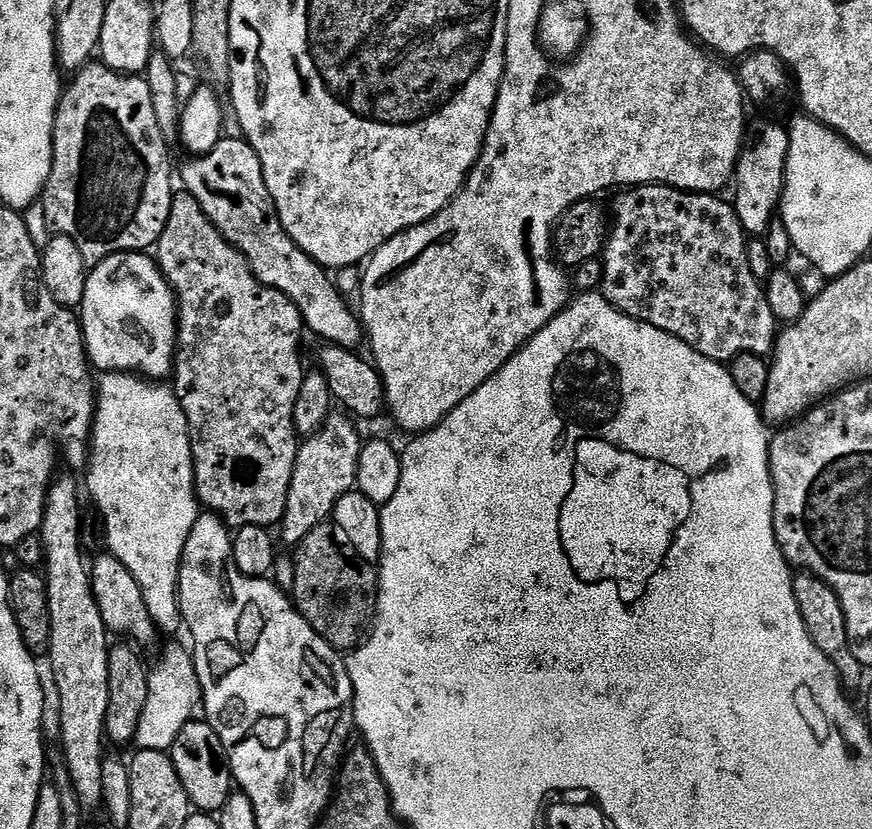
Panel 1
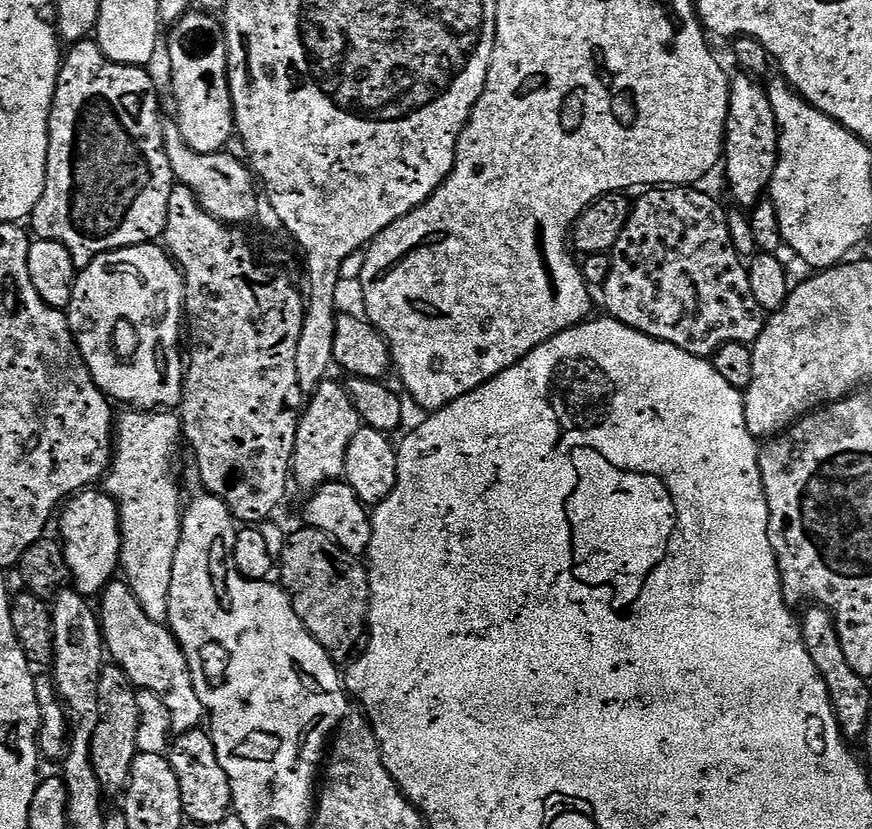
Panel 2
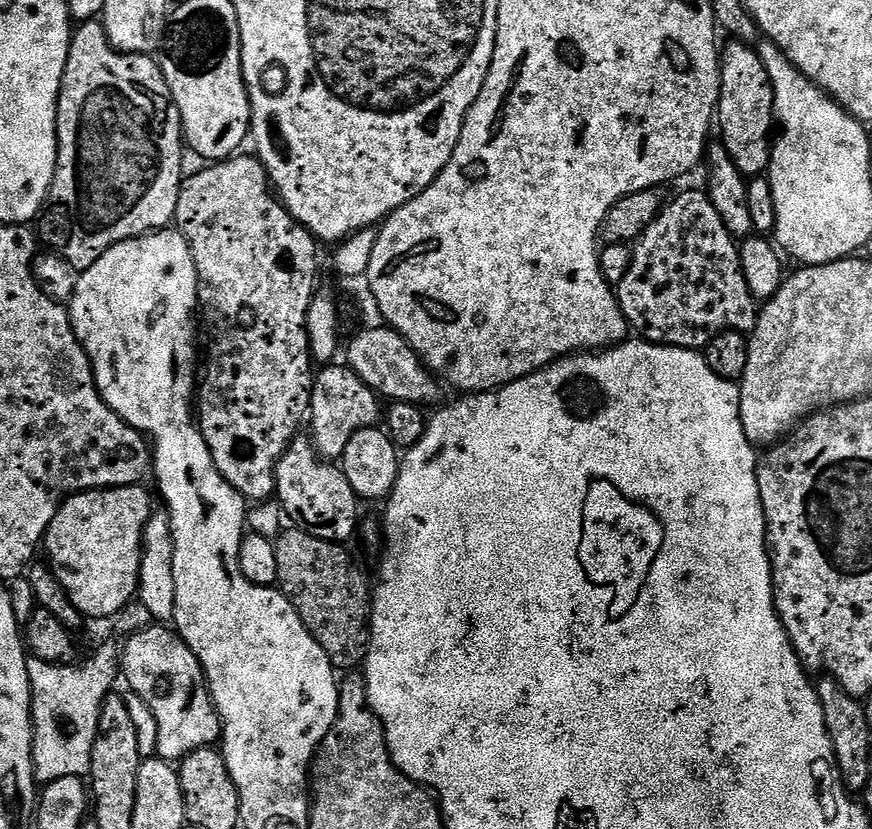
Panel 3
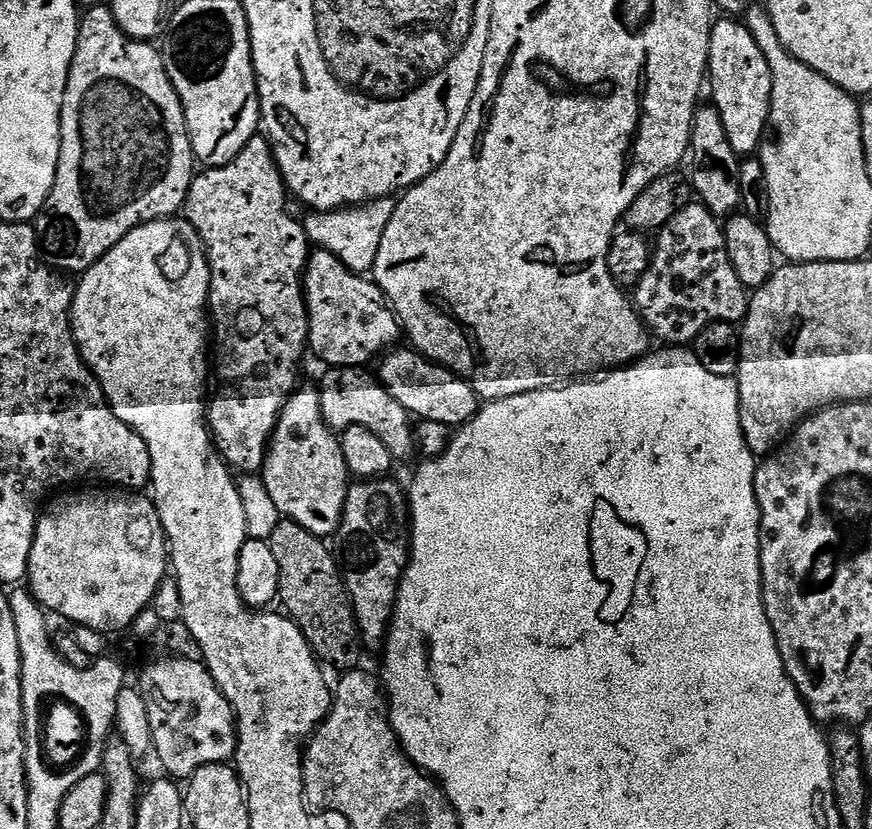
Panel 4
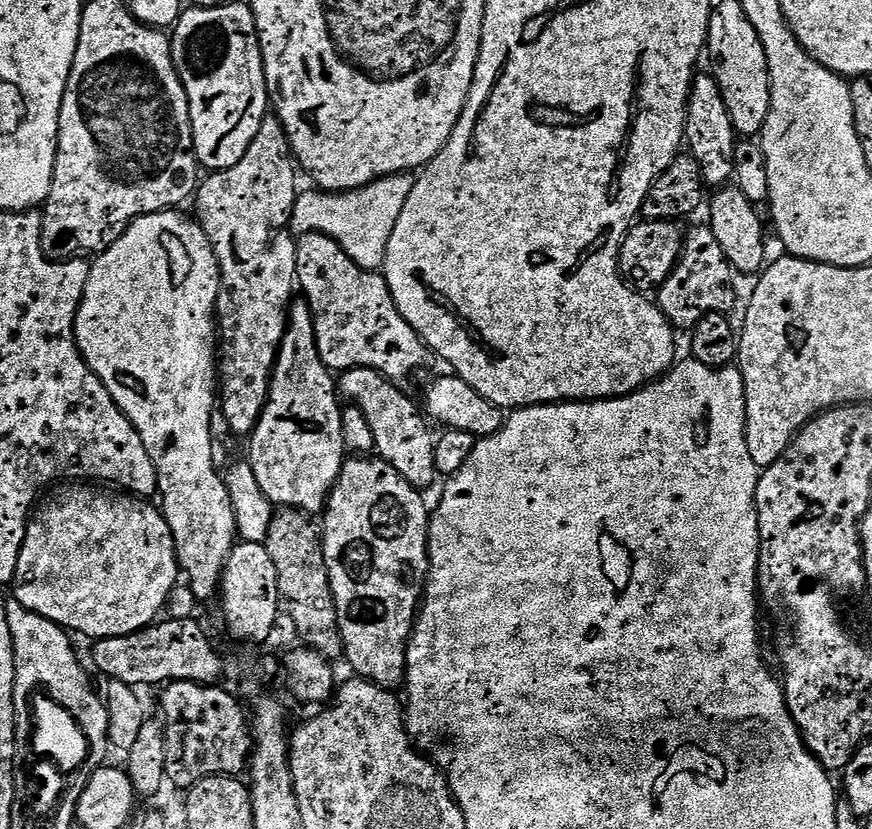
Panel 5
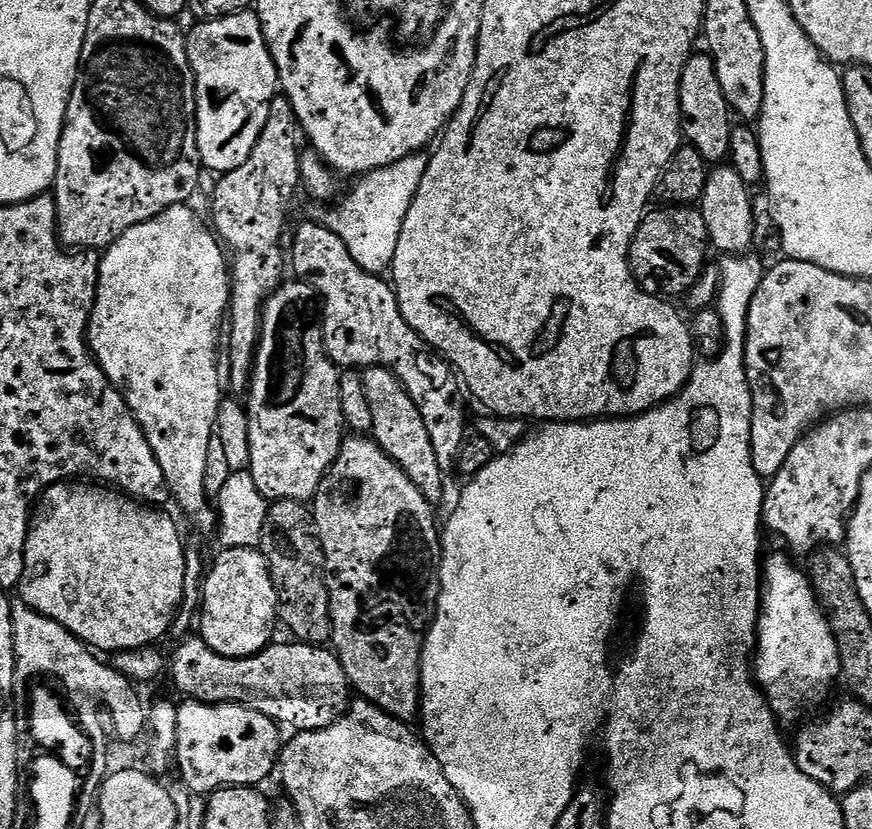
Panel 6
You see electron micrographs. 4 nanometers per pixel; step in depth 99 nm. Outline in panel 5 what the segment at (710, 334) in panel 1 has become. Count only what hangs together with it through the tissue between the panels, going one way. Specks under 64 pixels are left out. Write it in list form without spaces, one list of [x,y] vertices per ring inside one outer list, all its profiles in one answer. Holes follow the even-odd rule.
[[[707,226],[689,227],[680,260],[658,289],[658,303],[673,325],[691,330],[706,314],[731,313],[731,308],[736,304],[736,279],[737,273],[726,254],[722,254],[722,246],[718,246],[718,238],[714,238],[712,229]]]

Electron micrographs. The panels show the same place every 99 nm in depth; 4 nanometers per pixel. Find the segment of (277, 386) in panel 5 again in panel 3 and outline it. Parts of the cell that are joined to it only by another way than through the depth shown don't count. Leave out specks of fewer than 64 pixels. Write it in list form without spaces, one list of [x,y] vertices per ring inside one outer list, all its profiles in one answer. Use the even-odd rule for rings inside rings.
[[[297,438],[292,445],[282,454],[282,458],[276,467],[276,494],[275,499],[283,509],[283,515],[297,528],[301,528],[306,534],[314,534],[314,538],[330,540],[333,544],[344,544],[352,535],[357,535],[358,525],[361,523],[361,501],[354,494],[350,482],[346,482],[346,474],[335,463],[327,464],[316,453],[316,448],[308,440]]]

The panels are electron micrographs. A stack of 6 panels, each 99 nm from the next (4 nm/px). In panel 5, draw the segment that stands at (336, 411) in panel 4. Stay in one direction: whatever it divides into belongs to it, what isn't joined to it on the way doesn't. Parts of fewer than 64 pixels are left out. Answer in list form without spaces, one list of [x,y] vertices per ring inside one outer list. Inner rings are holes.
[[[352,368],[349,372],[339,373],[338,376],[339,395],[360,408],[370,422],[370,430],[374,430],[379,459],[394,466],[394,470],[398,470],[398,474],[402,474],[402,478],[406,478],[410,486],[427,490],[434,487],[438,480],[435,466],[437,437],[432,436],[431,430],[428,429],[429,421],[421,405],[417,401],[416,405],[400,388],[403,387],[369,368]]]

